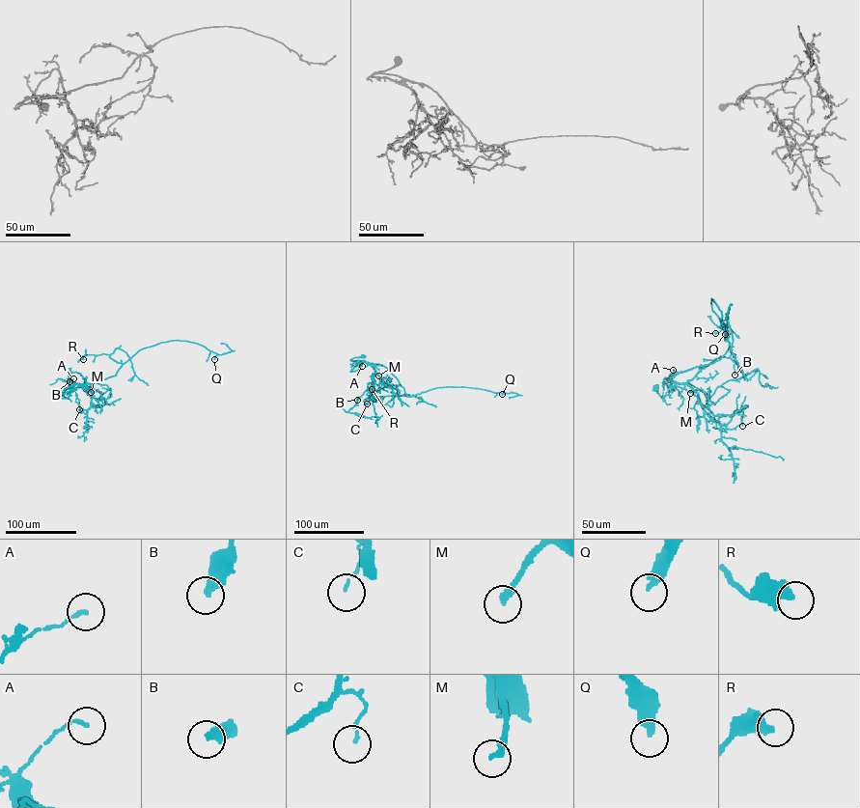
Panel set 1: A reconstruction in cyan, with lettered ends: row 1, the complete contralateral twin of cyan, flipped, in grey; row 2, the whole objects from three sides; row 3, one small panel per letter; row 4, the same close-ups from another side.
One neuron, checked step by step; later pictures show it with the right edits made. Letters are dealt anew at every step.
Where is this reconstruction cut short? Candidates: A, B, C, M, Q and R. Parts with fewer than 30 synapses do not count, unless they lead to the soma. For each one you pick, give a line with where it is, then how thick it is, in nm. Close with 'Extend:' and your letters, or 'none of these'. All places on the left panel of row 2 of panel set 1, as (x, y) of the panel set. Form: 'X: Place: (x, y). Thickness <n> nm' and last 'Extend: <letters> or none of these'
M: Place: (91, 392). Thickness 240 nm
Q: Place: (214, 359). Thickness 360 nm
Extend: M, Q

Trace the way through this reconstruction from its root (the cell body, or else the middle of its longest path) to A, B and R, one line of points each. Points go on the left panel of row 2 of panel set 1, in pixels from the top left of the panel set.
A: (74, 389), (62, 394), (75, 384), (73, 378)
B: (74, 389), (62, 394), (74, 384), (87, 386), (83, 377), (71, 373), (69, 381)
R: (74, 389), (62, 394), (74, 384), (96, 383), (114, 376), (123, 364), (104, 353), (86, 355), (83, 359)

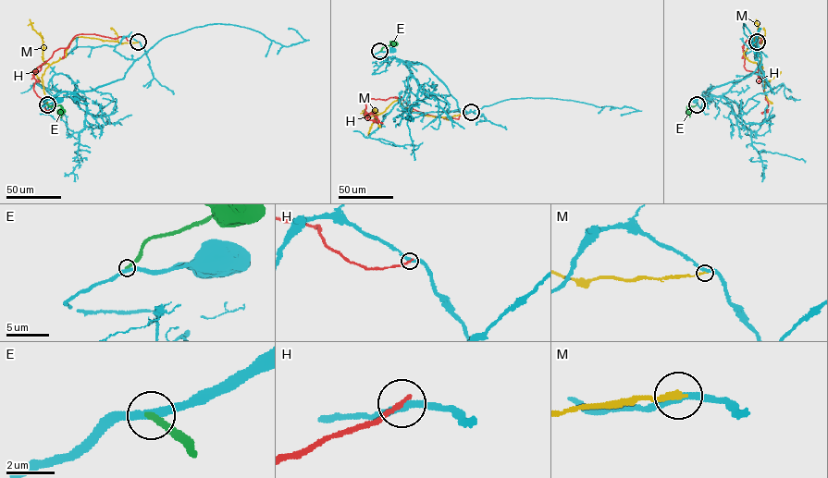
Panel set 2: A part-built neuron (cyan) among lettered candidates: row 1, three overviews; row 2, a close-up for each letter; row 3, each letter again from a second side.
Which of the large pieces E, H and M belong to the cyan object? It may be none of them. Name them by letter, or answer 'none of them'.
none of them

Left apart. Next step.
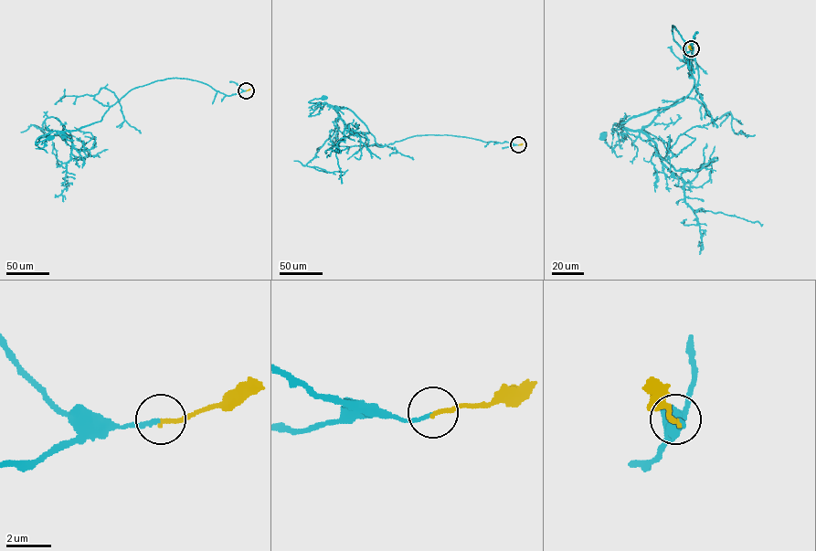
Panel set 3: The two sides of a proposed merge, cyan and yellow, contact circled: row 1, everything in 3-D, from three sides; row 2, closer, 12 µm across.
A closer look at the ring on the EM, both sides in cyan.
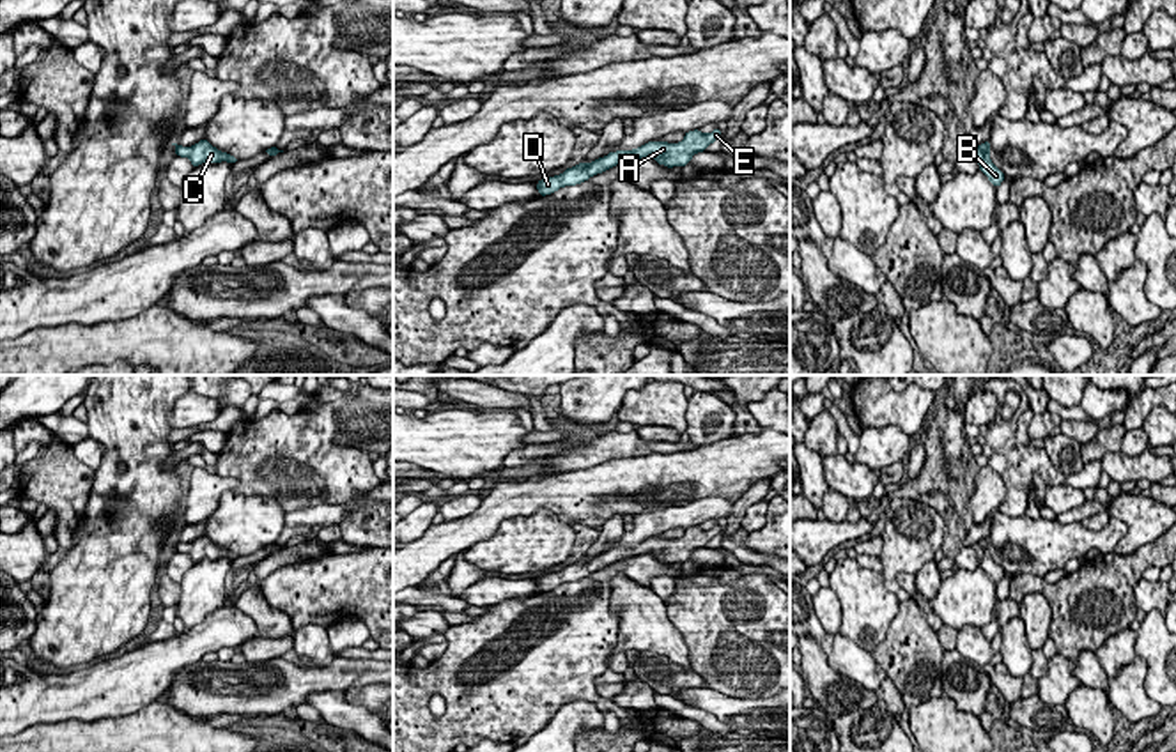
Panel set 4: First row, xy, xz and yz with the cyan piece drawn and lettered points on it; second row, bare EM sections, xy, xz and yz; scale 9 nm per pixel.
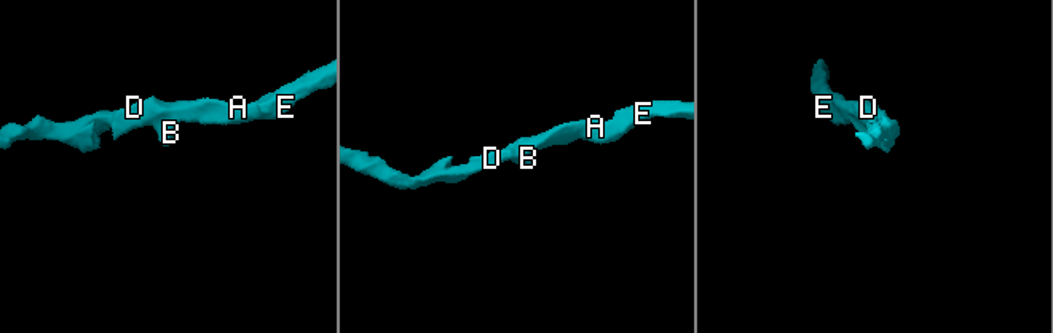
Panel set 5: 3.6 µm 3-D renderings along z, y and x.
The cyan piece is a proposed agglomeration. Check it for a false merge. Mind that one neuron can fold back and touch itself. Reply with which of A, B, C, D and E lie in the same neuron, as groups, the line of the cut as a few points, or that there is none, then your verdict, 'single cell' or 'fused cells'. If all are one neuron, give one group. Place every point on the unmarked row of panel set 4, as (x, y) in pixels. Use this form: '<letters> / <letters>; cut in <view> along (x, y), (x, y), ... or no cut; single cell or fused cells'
A B C D E; no cut; single cell

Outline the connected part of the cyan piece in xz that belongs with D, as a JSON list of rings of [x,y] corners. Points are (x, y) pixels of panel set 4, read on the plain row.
[[[700,526],[687,527],[684,536],[678,540],[654,536],[632,547],[609,549],[607,552],[599,554],[590,561],[581,557],[579,561],[567,564],[560,572],[538,577],[537,586],[540,593],[545,593],[558,587],[560,584],[581,580],[590,573],[602,570],[620,559],[641,554],[654,554],[659,561],[664,561],[668,564],[685,563],[694,550],[707,547],[707,543],[716,536],[721,536],[721,526],[714,526],[707,531],[703,531]]]

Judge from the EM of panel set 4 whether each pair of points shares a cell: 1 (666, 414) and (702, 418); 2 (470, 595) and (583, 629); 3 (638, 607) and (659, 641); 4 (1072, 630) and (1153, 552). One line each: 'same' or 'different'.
1: different
2: different
3: same
4: same

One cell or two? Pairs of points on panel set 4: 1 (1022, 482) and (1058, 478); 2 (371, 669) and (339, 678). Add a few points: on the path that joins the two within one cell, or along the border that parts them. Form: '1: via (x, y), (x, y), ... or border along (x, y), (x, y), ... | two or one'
1: via (1029, 473), (1033, 469), (1045, 469), (1049, 473) | one
2: via (363, 671), (346, 673) | one

